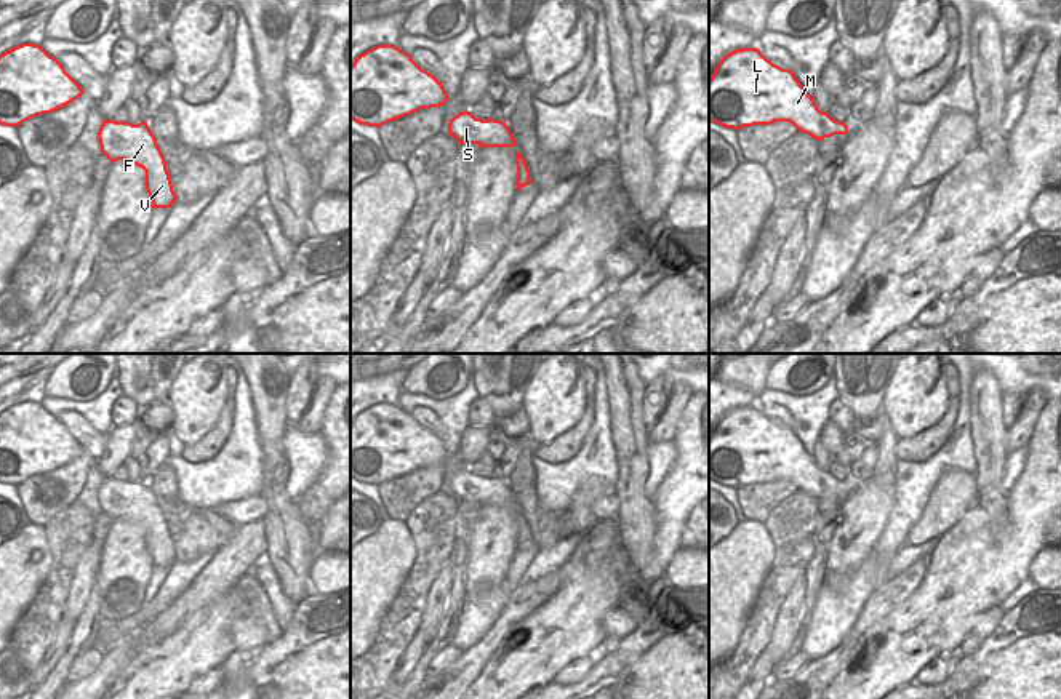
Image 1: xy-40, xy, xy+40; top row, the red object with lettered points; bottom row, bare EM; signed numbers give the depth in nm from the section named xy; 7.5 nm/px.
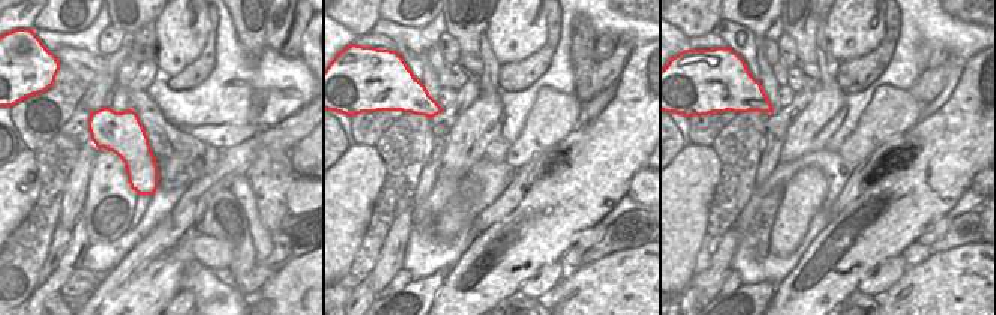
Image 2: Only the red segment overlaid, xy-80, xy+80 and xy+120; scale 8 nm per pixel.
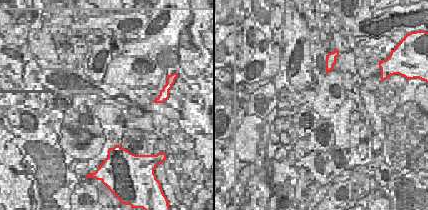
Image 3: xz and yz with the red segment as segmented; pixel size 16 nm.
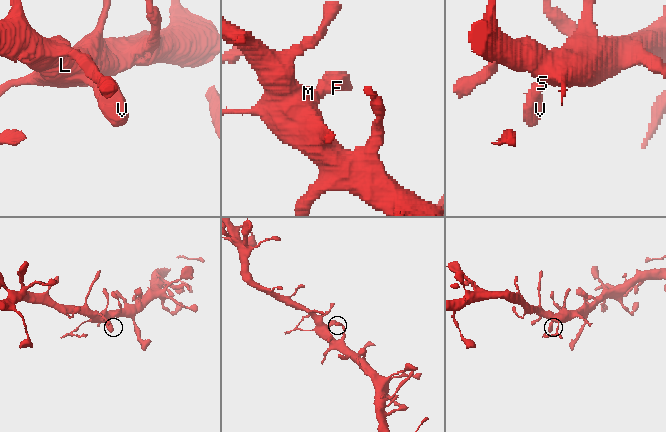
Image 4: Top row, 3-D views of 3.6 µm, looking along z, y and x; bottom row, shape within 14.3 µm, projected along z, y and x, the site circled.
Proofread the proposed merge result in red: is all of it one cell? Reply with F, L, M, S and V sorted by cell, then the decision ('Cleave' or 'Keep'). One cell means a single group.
Groups: F L M S V. Keep.

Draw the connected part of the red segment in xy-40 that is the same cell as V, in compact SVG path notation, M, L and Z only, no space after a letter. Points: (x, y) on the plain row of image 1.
M104 478L98 491L102 513L110 521L125 518L146 529L146 549L152 566L170 566L176 560L165 515L147 480Z

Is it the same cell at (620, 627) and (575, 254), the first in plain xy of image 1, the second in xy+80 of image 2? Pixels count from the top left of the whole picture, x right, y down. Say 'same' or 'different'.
different

